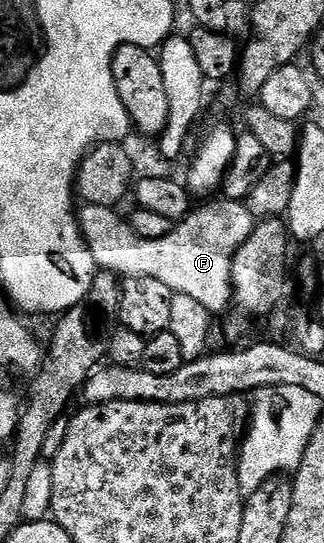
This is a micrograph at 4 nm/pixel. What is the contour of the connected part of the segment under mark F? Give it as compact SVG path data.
M216 199L206 202L206 207L198 206L190 210L189 214L174 226L173 231L167 233L167 237L158 239L140 239L133 231L132 225L116 215L118 212L114 208L85 205L79 211L83 238L89 244L89 252L97 262L98 268L111 271L118 277L156 277L174 293L187 294L195 298L210 313L225 311L233 303L233 254L237 252L239 245L243 245L243 241L247 241L247 237L251 237L255 217L244 202Z

